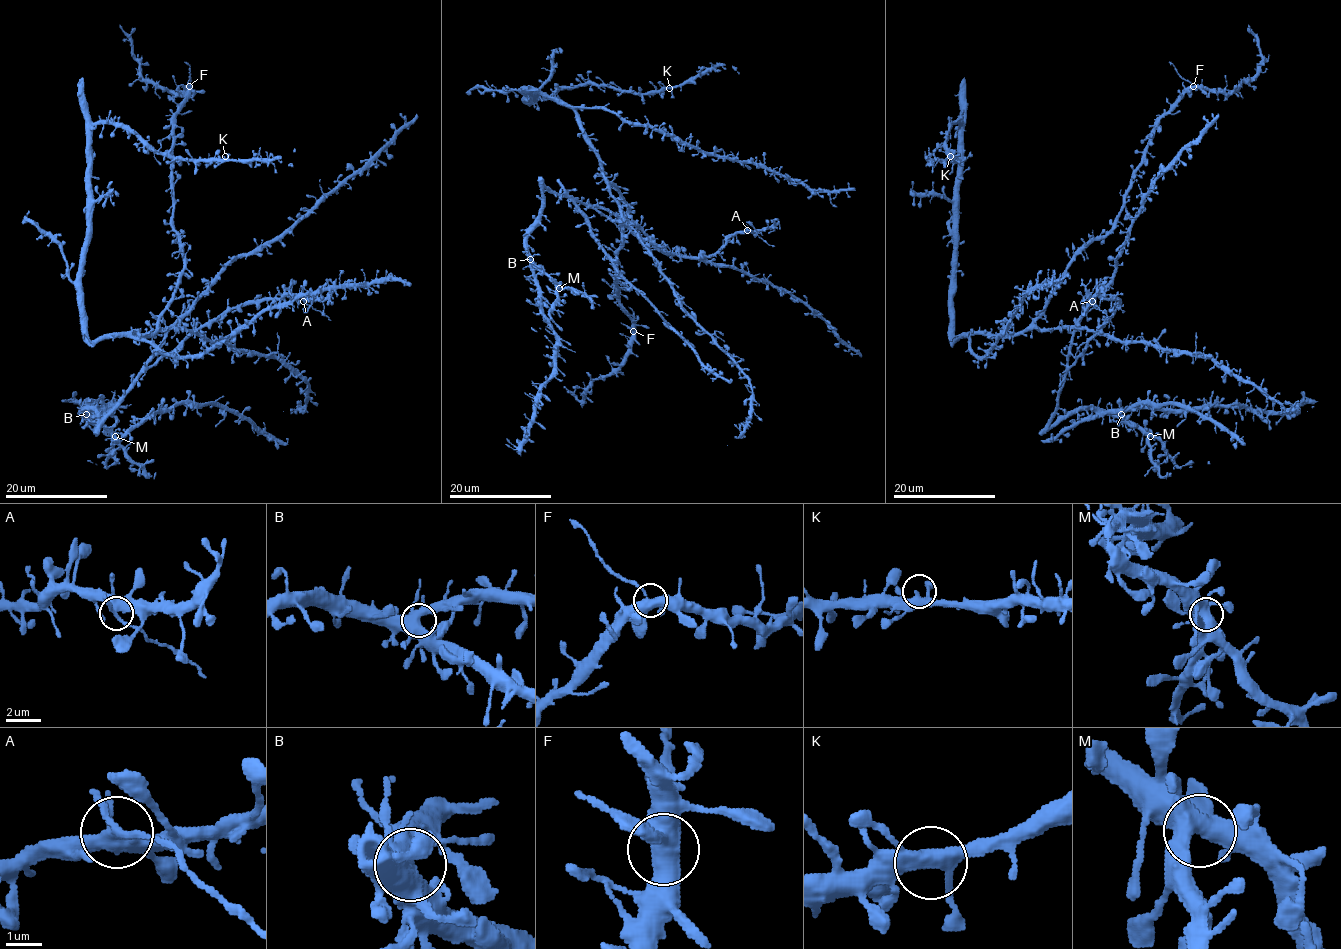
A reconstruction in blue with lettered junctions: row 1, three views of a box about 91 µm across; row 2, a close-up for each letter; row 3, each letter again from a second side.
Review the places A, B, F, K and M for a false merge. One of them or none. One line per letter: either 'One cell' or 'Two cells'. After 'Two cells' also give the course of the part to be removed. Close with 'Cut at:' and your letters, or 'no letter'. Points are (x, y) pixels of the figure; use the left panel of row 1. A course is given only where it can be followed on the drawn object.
A: Two cells. Course of the part to remove: (303, 301), (330, 320)
B: One cell
F: One cell
K: One cell
M: One cell
Cut at: A

